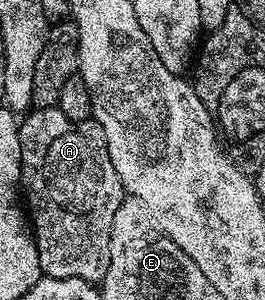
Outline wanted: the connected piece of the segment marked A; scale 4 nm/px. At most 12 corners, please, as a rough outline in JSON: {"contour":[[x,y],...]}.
{"contour":[[92,118],[17,133],[42,273],[104,281],[127,193]]}

